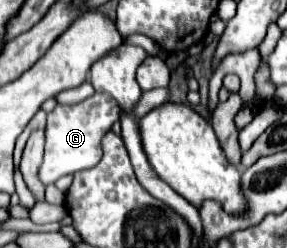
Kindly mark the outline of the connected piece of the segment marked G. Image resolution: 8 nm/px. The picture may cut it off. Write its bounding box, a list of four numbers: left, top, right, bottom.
[39,93,119,185]

